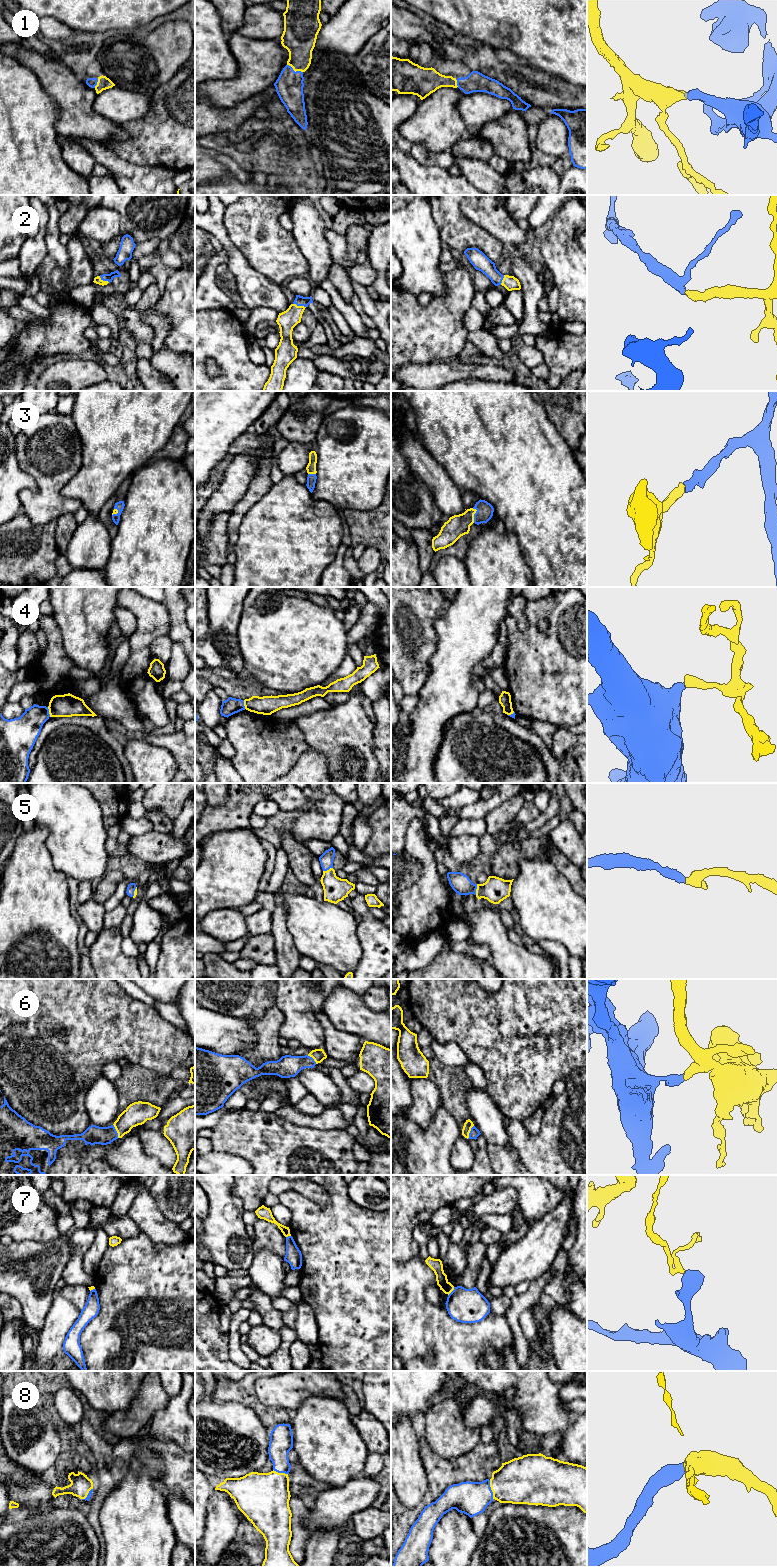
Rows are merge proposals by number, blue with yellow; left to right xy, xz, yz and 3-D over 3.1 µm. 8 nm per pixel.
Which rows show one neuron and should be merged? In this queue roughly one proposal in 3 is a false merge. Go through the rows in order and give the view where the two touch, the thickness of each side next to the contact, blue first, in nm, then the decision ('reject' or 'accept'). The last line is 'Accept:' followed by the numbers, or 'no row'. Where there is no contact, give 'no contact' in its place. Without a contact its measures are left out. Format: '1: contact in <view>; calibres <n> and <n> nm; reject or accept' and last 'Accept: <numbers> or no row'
1: contact in xz; calibres 220 and 240 nm; accept
2: contact in xz; calibres 80 and 160 nm; accept
3: contact in yz; calibres 140 and 180 nm; accept
4: contact in xy; calibres 240 and 190 nm; reject
5: contact in yz; calibres 160 and 200 nm; accept
6: contact in xy; calibres 150 and 190 nm; accept
7: contact in yz; calibres 280 and 100 nm; reject
8: contact in yz; calibres 280 and 360 nm; accept
Accept: 1, 2, 3, 5, 6, 8

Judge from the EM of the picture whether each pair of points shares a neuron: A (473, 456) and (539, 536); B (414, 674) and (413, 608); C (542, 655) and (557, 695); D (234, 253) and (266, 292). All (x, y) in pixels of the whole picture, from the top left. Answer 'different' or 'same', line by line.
A: same
B: same
C: same
D: same

